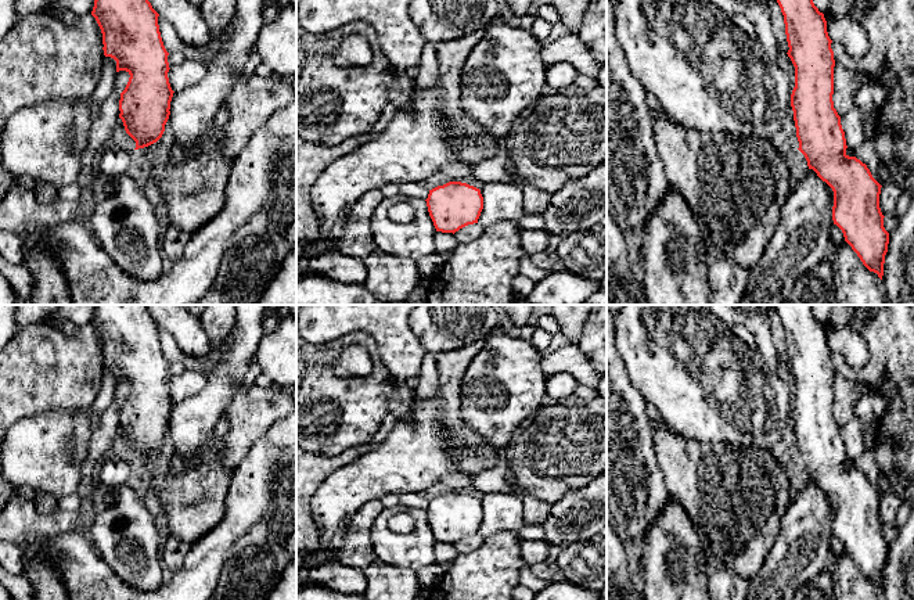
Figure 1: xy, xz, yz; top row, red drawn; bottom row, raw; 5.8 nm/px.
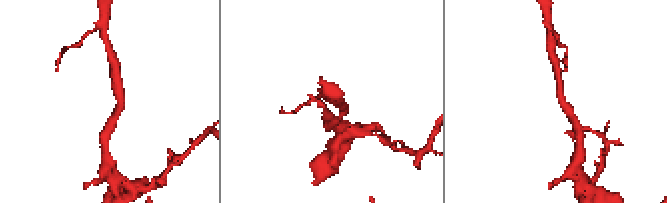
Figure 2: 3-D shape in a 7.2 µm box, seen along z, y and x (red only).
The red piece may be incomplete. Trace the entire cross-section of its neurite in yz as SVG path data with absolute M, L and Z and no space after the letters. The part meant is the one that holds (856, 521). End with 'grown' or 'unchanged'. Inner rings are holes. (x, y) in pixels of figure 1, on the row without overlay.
M774 305L784 326L785 345L788 352L788 367L795 377L795 398L791 405L791 417L799 452L799 461L805 466L809 479L825 492L834 502L832 531L845 547L845 552L857 564L863 575L878 585L882 590L885 565L888 563L889 543L884 538L884 525L879 518L881 495L872 488L870 479L856 467L846 464L846 449L841 435L841 427L834 418L834 362L832 351L827 342L824 324L813 313L813 305Z | unchanged

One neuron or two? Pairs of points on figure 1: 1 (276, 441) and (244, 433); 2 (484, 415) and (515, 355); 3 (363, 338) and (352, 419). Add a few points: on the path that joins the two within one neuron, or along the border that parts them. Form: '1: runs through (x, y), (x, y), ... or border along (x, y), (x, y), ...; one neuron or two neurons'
1: border along (281, 417), (252, 444), (241, 460); two neurons
2: runs through (503, 410), (510, 405), (513, 396), (513, 374); one neuron
3: runs through (374, 358), (377, 362), (377, 387), (364, 399); one neuron

